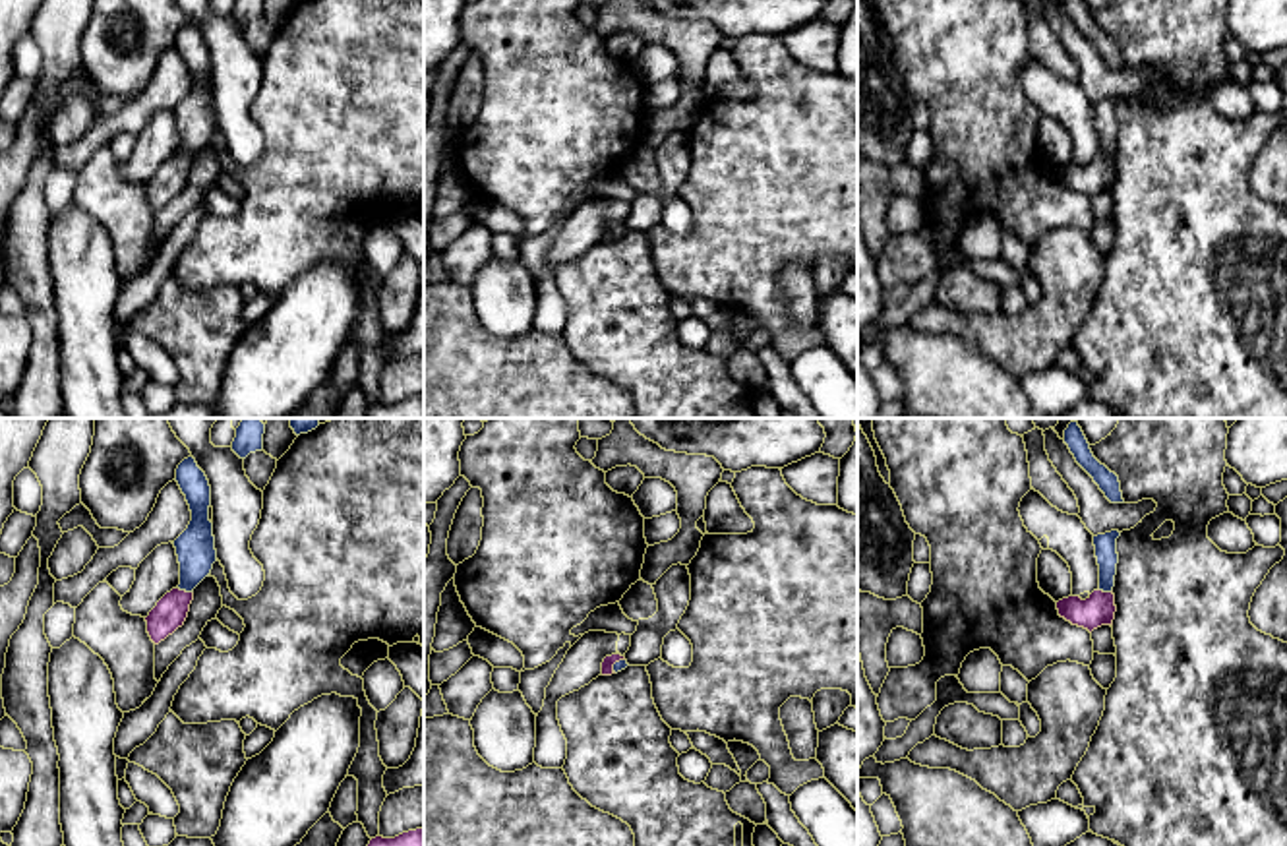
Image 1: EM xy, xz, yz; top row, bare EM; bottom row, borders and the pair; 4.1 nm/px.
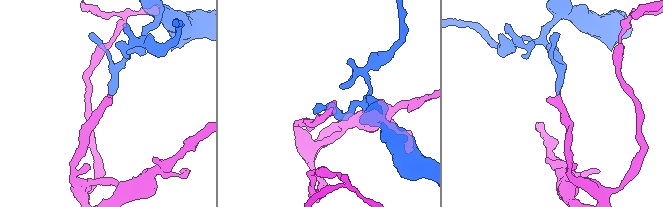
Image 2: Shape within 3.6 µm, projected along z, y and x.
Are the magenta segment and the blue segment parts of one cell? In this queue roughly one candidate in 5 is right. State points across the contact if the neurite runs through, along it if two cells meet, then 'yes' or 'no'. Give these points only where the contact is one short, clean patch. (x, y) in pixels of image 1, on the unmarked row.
way xy (169, 181), (184, 157), (196, 130), (196, 119); yes

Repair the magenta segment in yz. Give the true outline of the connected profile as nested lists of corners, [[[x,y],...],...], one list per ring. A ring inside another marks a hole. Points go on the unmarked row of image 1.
[[[1119,97],[1093,103],[1095,124],[1099,132],[1099,155],[1086,166],[1068,163],[1057,168],[1059,182],[1072,192],[1084,194],[1090,199],[1101,192],[1113,192],[1115,186],[1115,141],[1117,141],[1117,105]]]

